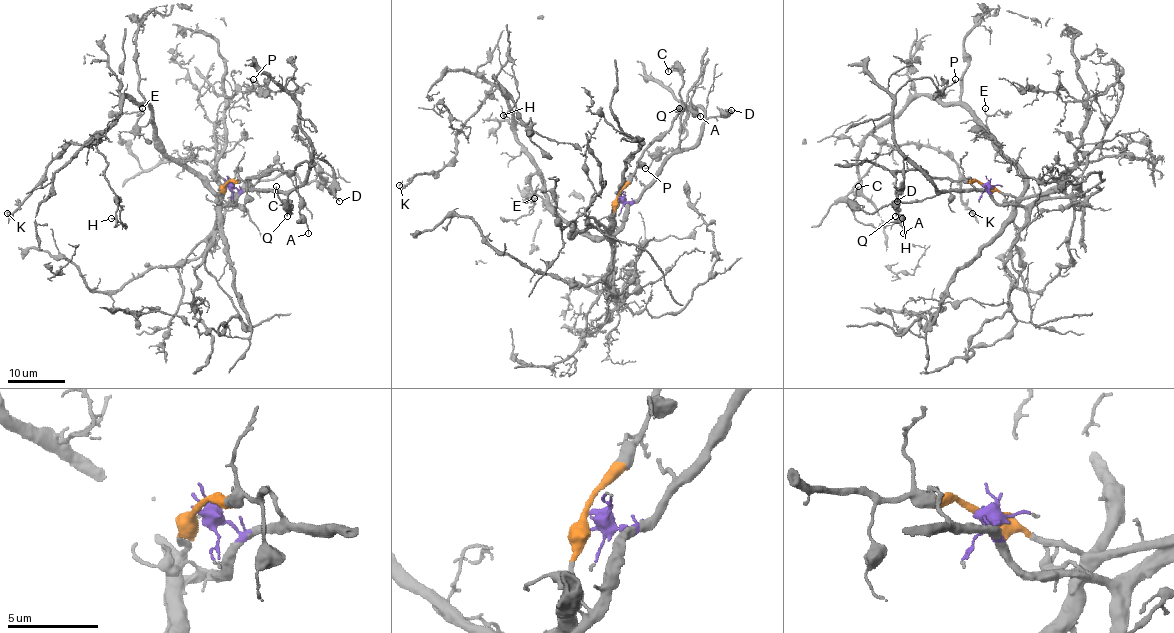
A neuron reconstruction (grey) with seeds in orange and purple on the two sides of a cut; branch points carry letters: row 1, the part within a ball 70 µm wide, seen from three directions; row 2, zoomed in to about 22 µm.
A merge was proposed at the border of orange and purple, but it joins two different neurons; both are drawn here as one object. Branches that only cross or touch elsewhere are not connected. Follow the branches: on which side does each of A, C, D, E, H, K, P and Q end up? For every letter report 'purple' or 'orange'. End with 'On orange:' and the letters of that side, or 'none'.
A: orange
C: purple
D: purple
E: orange
H: orange
K: orange
P: purple
Q: purple
On orange: A, E, H, K

